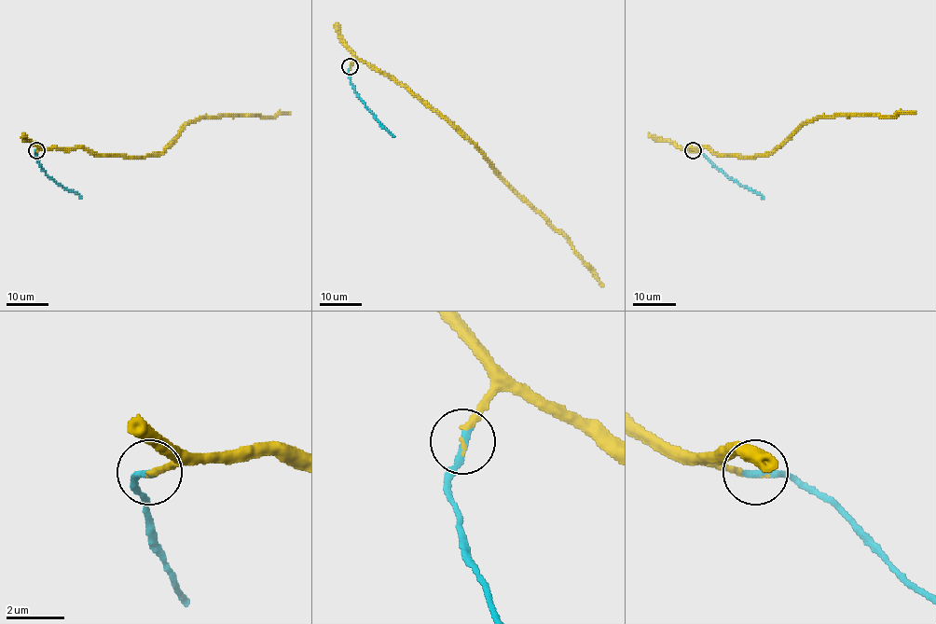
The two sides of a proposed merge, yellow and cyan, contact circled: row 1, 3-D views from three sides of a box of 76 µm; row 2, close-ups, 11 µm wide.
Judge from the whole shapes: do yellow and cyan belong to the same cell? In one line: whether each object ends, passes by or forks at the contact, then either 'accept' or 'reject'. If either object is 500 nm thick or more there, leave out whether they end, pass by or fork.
yellow ends | cyan ends | accept

